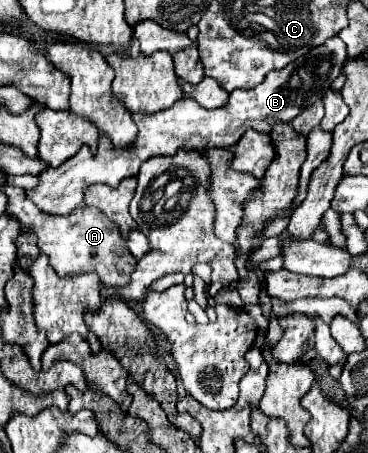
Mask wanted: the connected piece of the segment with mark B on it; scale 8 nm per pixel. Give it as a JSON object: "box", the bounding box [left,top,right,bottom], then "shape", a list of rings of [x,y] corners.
{"box":[26,37,348,215],"shape":[[[330,37],[324,45],[320,45],[314,53],[292,61],[290,65],[270,71],[266,79],[250,89],[236,89],[228,97],[228,103],[218,109],[204,109],[196,99],[184,97],[176,101],[170,109],[158,113],[138,113],[134,115],[134,123],[138,125],[138,137],[128,147],[116,147],[112,139],[102,133],[98,137],[98,147],[92,151],[88,145],[70,157],[70,161],[62,163],[58,169],[46,169],[40,177],[40,185],[34,191],[26,191],[28,197],[50,215],[68,215],[74,207],[84,205],[84,191],[90,185],[104,183],[112,189],[120,185],[122,179],[138,173],[140,165],[158,155],[174,155],[178,149],[210,149],[210,147],[234,147],[246,129],[266,131],[270,133],[274,123],[290,123],[298,117],[306,107],[314,105],[322,99],[322,93],[330,89],[332,81],[340,75],[344,61],[348,59],[346,47],[340,37]]]}

